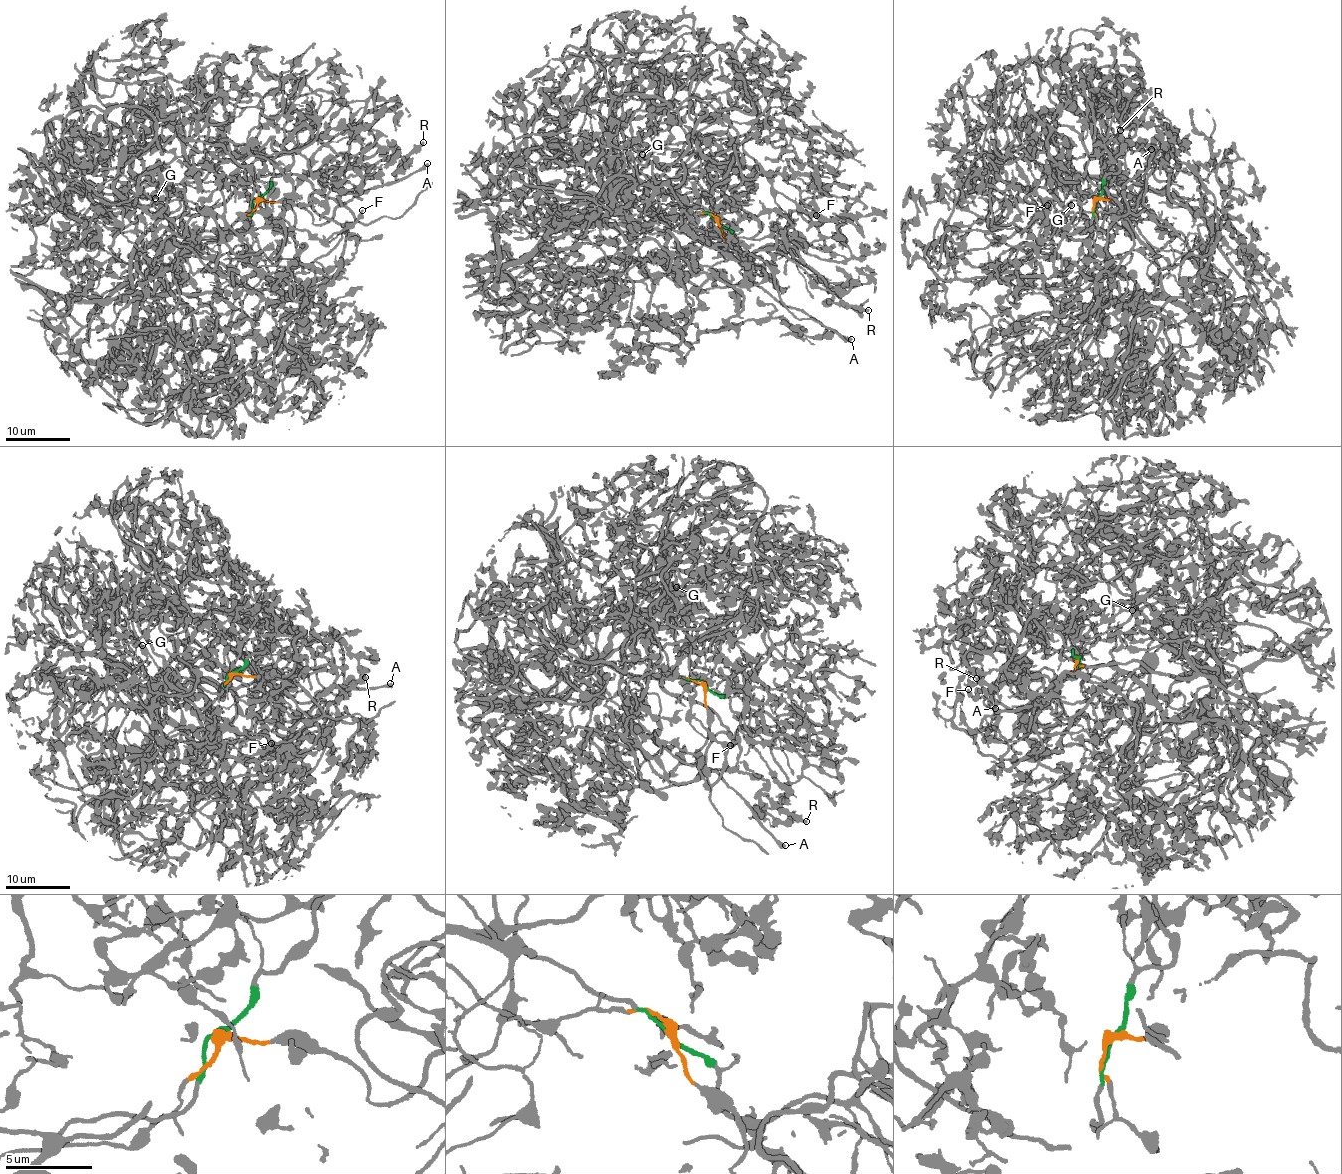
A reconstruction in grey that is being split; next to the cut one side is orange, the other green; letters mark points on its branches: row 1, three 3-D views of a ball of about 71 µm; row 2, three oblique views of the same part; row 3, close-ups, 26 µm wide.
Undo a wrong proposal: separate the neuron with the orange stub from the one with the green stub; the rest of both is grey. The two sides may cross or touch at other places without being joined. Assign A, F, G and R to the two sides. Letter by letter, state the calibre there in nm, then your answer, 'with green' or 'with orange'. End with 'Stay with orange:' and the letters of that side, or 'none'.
A: 460 nm thick; with orange
F: 280 nm thick; with green
G: 320 nm thick; with green
R: 320 nm thick; with green
Stay with orange: A

